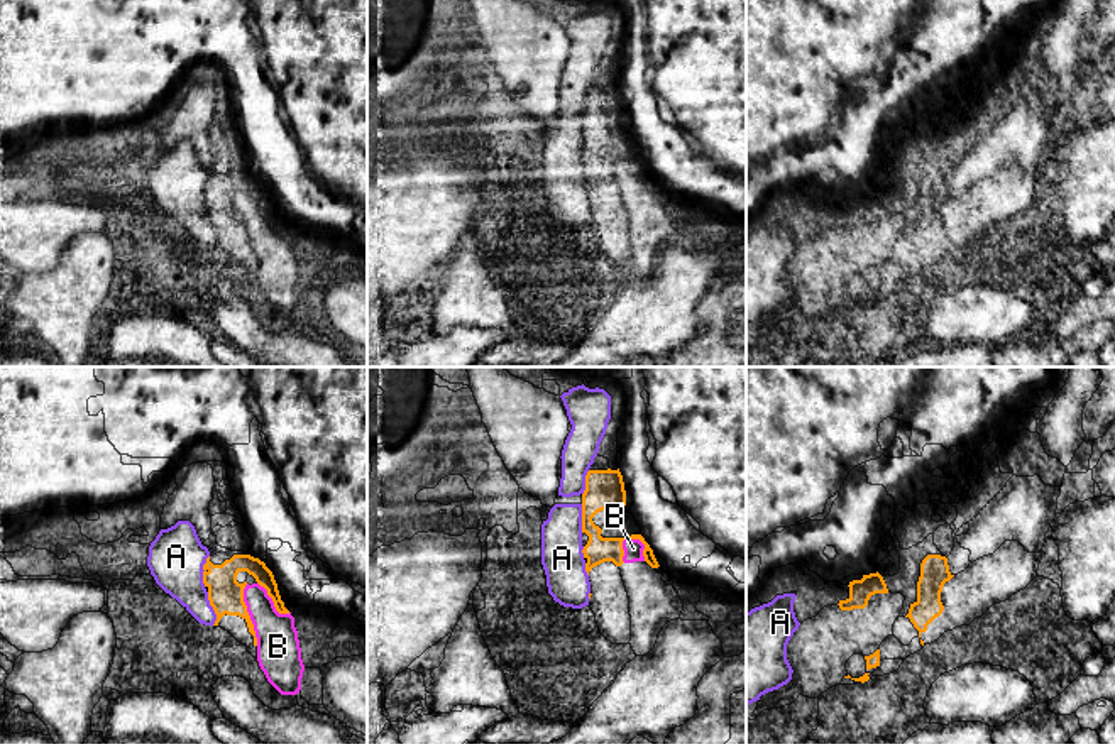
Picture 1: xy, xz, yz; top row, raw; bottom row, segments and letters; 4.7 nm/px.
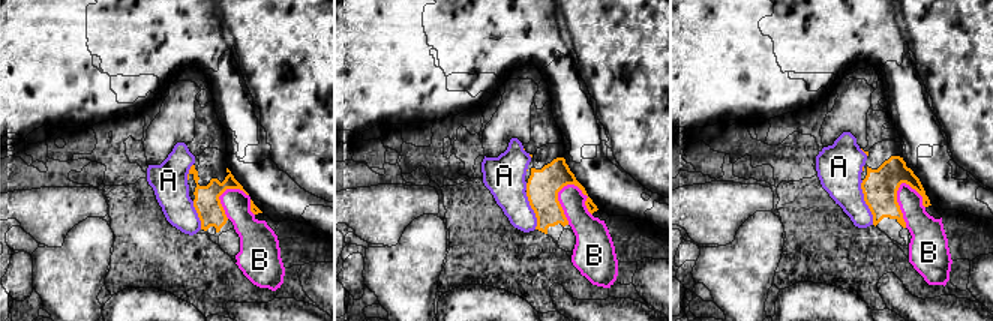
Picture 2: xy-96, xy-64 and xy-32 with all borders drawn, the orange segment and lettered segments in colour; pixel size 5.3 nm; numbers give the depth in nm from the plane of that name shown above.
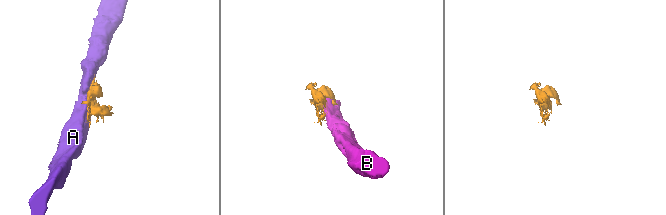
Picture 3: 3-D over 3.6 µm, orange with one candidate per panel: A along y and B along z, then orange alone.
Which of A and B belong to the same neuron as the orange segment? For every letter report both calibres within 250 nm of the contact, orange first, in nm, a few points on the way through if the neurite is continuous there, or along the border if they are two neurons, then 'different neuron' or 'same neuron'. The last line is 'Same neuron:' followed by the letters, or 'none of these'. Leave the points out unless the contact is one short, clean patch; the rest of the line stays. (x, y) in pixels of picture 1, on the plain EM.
A: 170/240 nm | different neuron
B: 170/200 nm | along xy (246, 205), (244, 225), (258, 266) | different neuron
Same neuron: none of these

